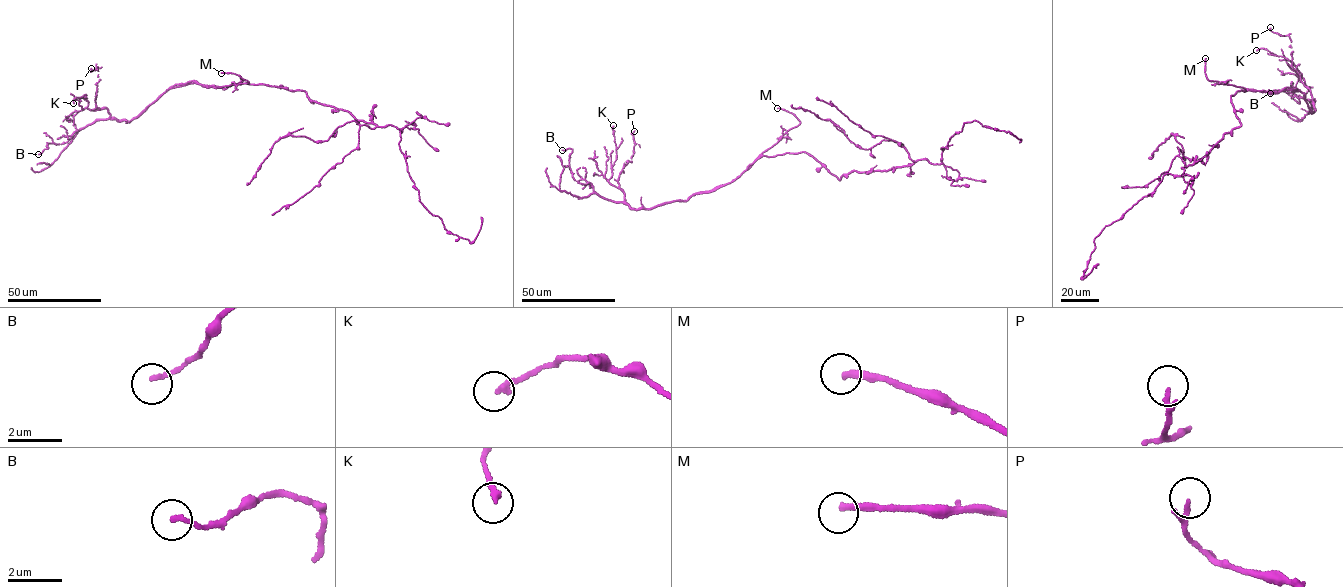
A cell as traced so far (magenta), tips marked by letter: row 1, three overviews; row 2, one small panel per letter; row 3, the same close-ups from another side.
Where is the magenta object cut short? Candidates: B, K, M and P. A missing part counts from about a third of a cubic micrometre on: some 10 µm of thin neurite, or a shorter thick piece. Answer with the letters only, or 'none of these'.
M

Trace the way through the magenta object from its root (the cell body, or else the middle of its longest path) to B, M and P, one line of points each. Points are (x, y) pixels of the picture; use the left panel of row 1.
B: (285, 88), (195, 82), (171, 87), (129, 121), (96, 119), (66, 142), (47, 143), (38, 154)
M: (285, 88), (244, 83), (223, 88), (220, 87), (248, 82), (234, 73), (221, 73)
P: (285, 88), (191, 83), (171, 87), (126, 121), (96, 107), (98, 71), (91, 68)

